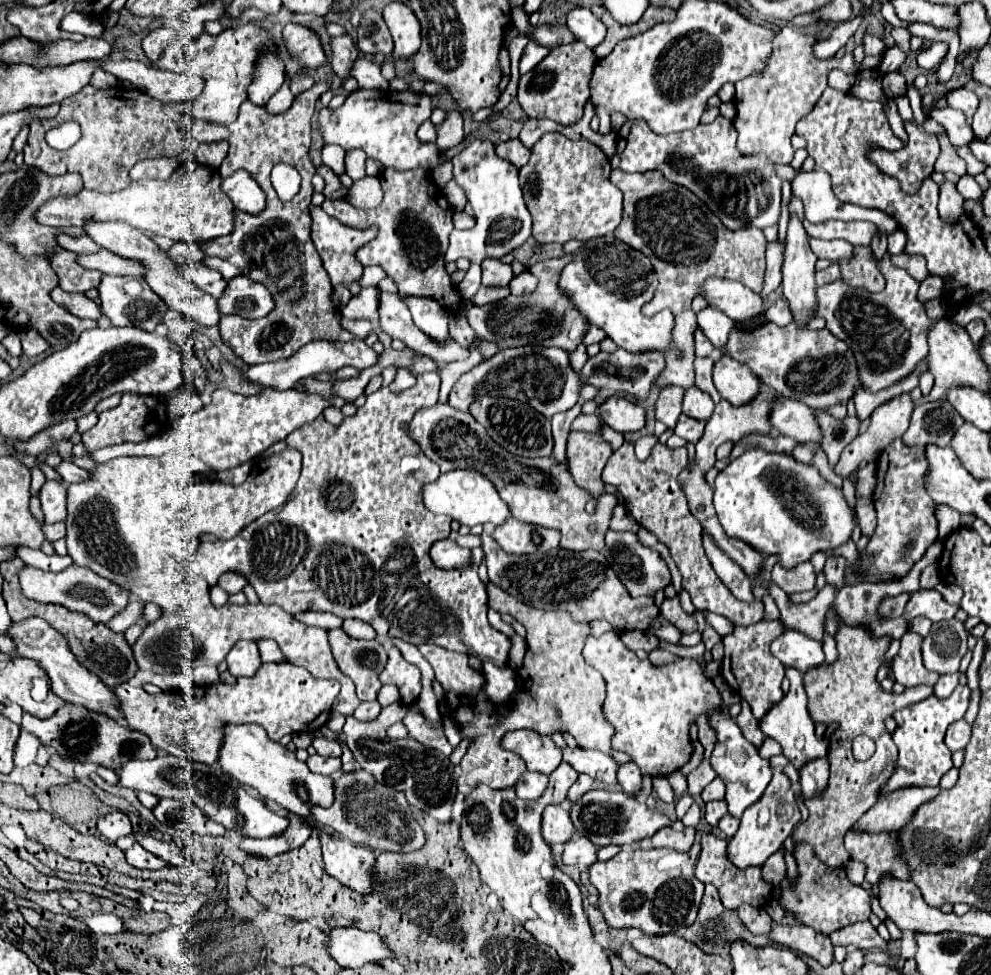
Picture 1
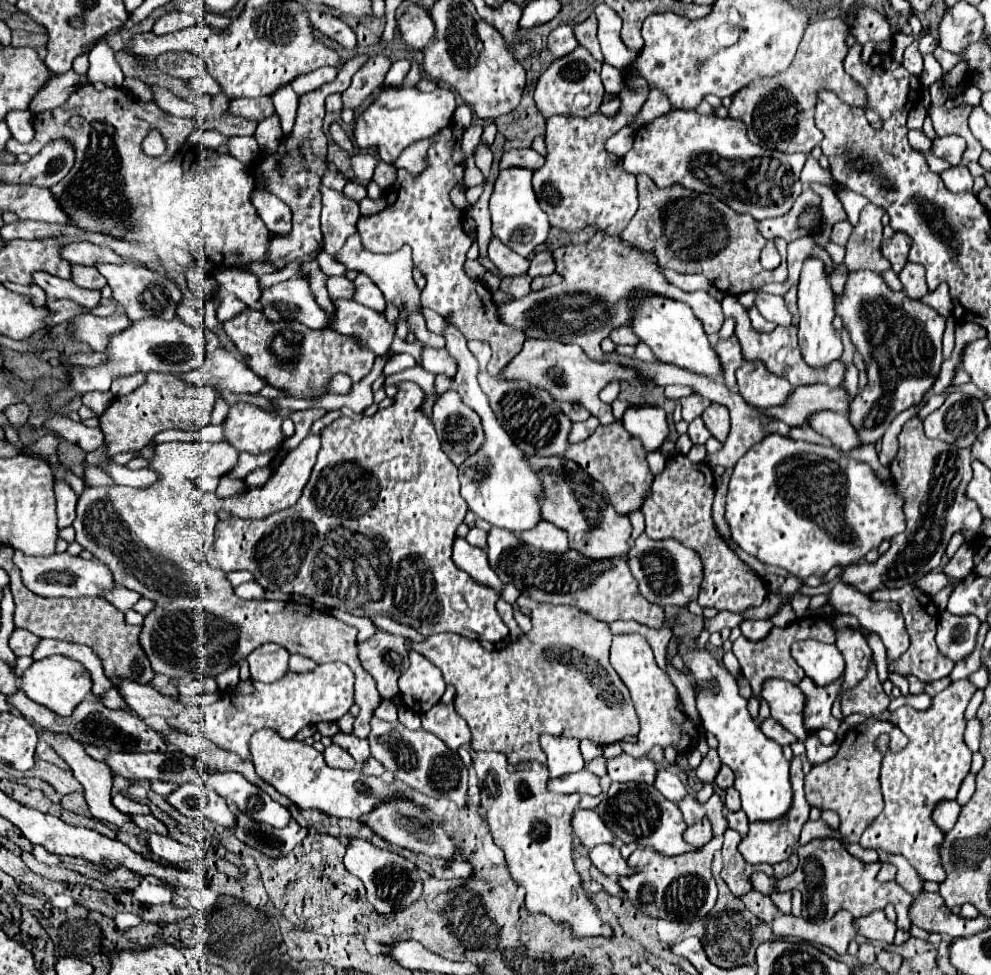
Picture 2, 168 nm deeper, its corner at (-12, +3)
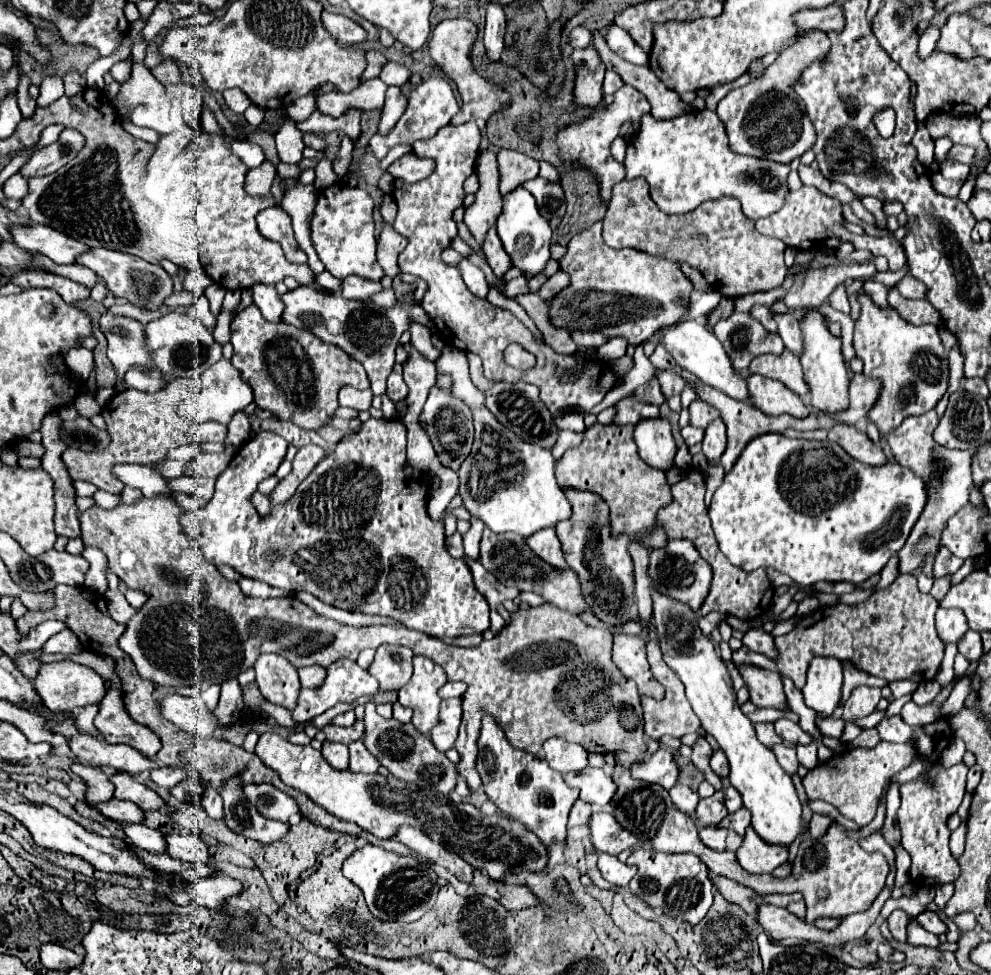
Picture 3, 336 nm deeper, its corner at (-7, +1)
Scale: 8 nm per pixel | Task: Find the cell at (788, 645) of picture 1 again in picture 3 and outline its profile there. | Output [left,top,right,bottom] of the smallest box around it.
[802,656,842,716]

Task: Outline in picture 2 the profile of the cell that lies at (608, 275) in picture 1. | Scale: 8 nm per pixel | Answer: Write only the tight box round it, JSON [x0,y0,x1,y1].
[631,296,723,378]

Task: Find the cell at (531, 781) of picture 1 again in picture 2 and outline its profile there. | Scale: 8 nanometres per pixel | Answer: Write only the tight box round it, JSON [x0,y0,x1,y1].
[549,770,603,796]

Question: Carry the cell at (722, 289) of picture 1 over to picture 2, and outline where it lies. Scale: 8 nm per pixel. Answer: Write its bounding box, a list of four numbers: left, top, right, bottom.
[755,294,793,326]

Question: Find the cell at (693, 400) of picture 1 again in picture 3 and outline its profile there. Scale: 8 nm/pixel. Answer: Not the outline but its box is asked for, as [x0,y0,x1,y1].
[702,418,726,462]

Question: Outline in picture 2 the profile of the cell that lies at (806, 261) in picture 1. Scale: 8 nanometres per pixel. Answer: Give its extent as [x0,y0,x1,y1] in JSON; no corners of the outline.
[799,258,843,368]

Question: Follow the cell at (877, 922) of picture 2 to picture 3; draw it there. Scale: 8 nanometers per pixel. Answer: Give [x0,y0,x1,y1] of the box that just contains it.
[886,910,910,942]

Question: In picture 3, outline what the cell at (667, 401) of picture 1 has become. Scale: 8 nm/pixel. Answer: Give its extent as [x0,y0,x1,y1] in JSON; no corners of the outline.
[688,400,720,428]

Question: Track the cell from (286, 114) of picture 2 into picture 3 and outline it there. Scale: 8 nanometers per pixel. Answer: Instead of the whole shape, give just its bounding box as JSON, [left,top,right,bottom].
[274,118,304,164]

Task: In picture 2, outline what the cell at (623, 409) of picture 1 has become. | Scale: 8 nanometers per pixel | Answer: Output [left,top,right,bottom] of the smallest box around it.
[623,406,669,452]

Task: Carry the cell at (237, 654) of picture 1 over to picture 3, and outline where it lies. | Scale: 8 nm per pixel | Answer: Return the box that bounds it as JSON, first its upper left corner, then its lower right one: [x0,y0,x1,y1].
[254,654,300,708]

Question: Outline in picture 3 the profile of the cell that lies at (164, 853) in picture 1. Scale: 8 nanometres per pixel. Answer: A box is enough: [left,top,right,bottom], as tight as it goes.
[102,798,144,824]

